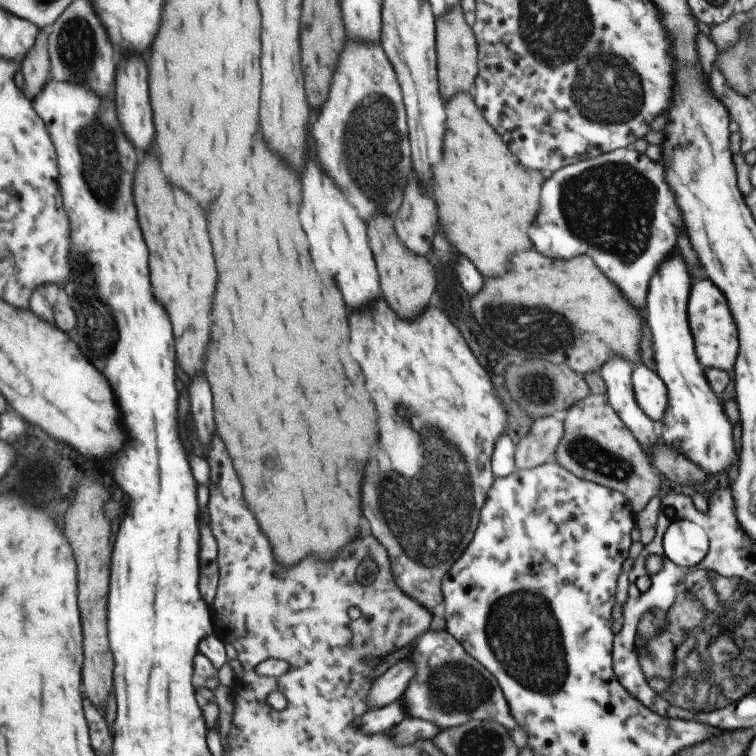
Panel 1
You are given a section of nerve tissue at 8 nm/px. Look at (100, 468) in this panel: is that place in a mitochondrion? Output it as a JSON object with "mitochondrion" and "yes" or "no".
{"mitochondrion":"no"}

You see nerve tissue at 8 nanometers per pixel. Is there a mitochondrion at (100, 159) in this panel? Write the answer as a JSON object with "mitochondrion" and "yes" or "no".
{"mitochondrion":"yes"}

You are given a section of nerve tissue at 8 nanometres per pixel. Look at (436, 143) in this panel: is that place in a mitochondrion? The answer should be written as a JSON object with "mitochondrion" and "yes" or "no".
{"mitochondrion":"no"}

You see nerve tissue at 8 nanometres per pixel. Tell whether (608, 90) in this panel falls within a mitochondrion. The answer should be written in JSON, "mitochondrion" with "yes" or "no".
{"mitochondrion":"yes"}

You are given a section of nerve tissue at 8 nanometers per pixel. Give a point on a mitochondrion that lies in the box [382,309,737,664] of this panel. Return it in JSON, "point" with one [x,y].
{"point":[581,449]}

